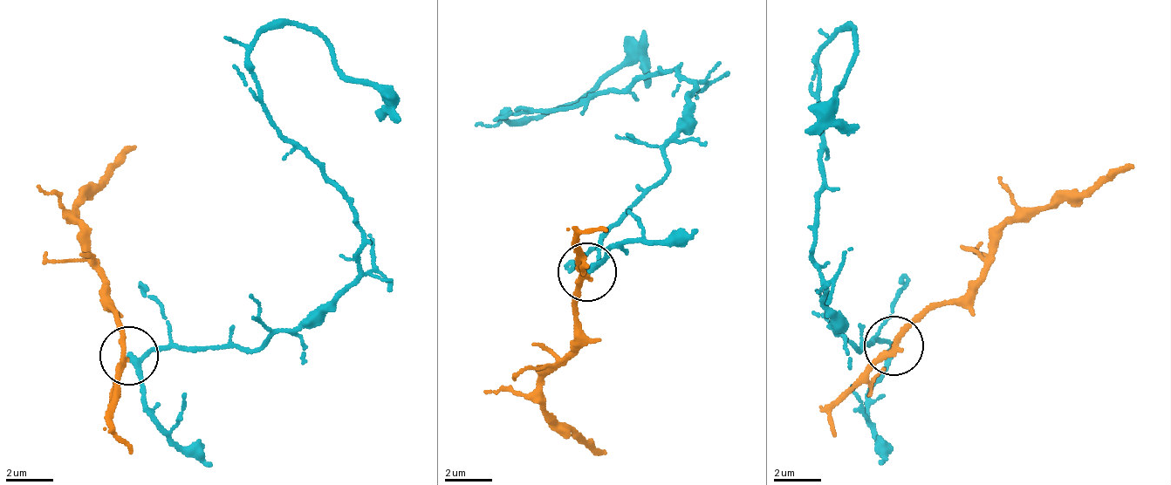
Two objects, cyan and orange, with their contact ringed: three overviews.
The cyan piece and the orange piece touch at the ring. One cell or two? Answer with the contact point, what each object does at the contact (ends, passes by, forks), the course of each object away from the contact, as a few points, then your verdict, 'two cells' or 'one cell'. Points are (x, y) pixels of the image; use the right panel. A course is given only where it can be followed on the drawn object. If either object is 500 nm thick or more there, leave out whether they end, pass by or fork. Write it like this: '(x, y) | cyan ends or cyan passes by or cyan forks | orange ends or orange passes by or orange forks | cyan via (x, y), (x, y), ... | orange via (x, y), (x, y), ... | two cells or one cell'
(893, 345) | cyan passes by | orange passes by | cyan via (892, 346), (858, 350), (811, 241), (816, 58), (857, 29), (804, 134) | orange via (897, 346), (968, 291), (998, 237), (1030, 217), (1134, 166) | two cells

